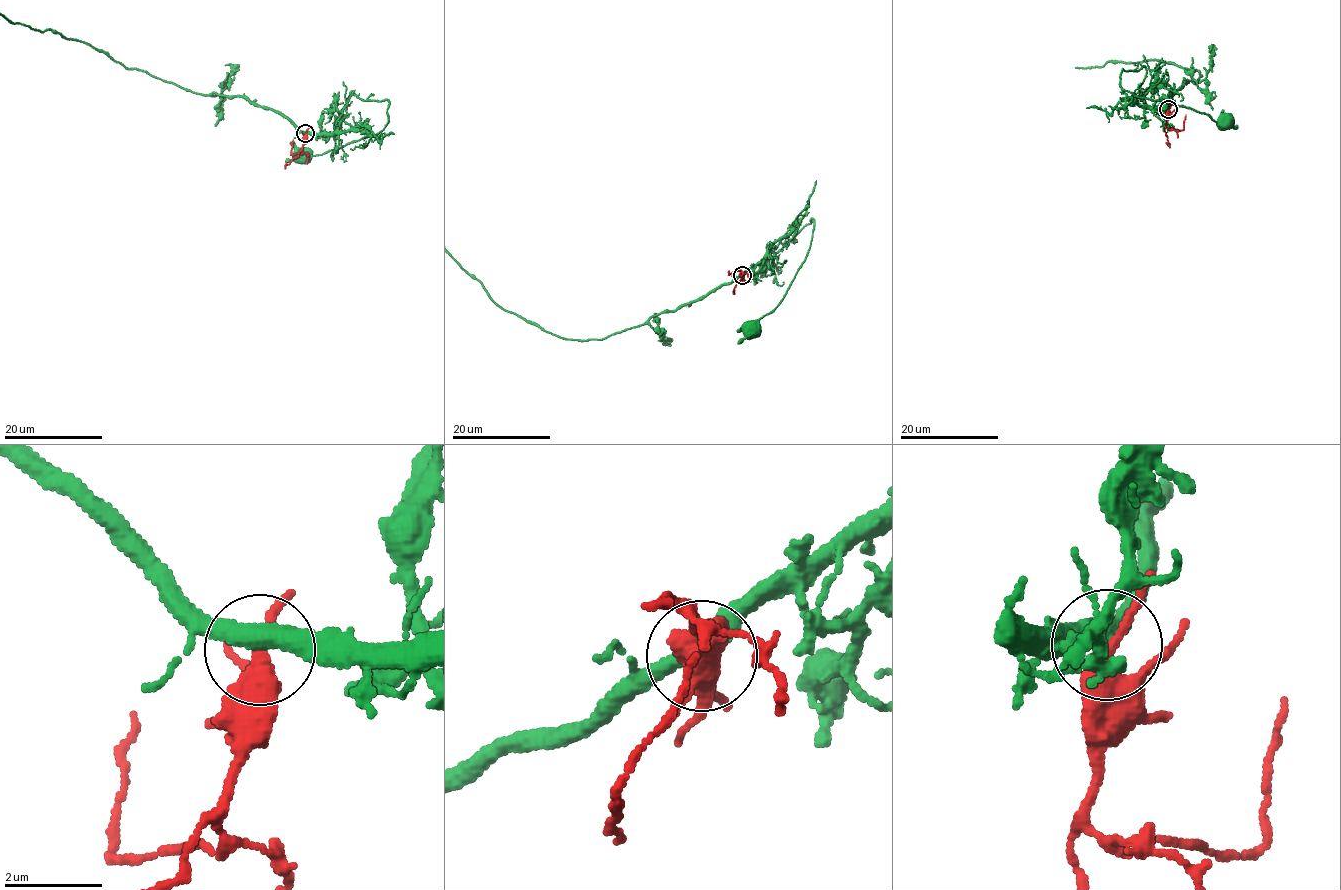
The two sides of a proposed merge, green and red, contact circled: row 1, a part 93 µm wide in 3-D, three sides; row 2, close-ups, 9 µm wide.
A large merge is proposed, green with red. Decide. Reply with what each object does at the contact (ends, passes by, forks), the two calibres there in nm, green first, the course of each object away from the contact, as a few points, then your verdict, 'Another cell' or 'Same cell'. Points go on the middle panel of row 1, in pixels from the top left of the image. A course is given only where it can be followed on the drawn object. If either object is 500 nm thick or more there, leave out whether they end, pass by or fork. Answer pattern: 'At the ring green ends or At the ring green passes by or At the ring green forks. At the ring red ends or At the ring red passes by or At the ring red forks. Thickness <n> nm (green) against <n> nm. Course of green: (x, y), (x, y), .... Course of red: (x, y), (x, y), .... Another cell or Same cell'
At the ring green passes by. At the ring red forks. Thickness 400 nm (green) against 280 nm. Course of green: (742, 274), (752, 269), (769, 245), (773, 253), (812, 219), (807, 257), (784, 298), (751, 328). Course of red: (742, 276), (742, 271), (733, 294). Another cell

